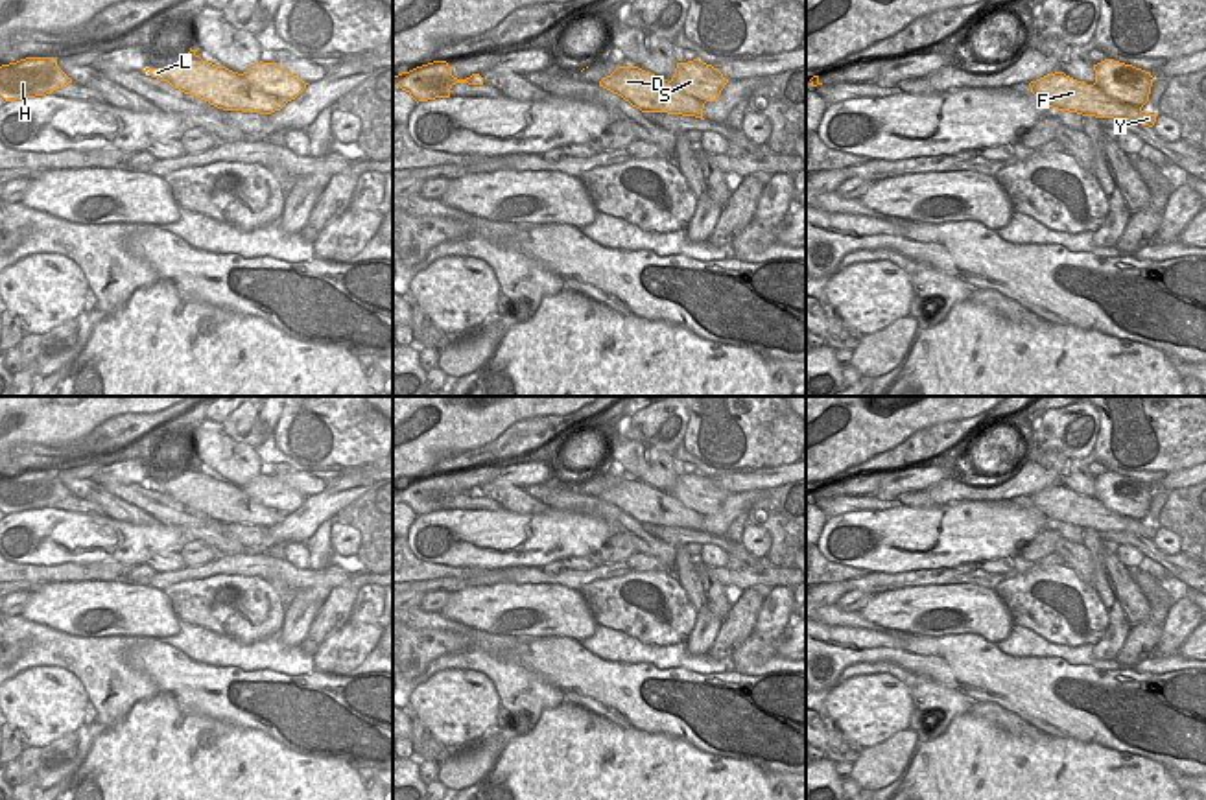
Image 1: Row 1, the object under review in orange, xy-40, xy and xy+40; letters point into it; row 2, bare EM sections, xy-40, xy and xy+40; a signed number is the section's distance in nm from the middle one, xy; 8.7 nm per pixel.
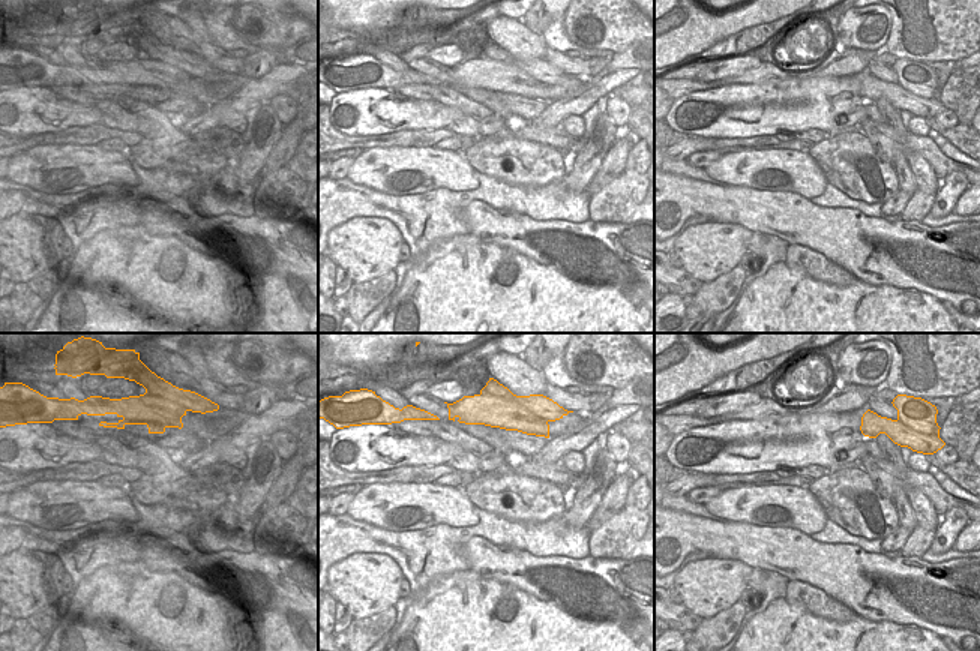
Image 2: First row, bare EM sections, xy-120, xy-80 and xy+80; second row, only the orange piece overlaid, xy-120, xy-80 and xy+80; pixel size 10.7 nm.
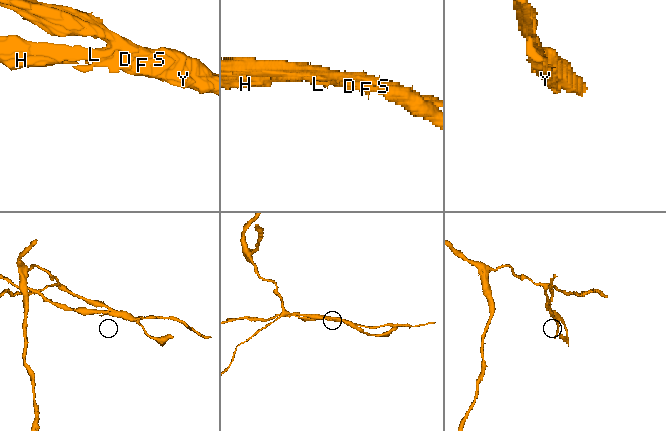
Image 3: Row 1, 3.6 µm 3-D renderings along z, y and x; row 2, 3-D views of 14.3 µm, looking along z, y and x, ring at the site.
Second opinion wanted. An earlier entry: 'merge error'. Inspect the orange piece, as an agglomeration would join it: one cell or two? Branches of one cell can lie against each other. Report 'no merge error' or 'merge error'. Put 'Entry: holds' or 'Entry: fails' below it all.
merge error
Entry: holds

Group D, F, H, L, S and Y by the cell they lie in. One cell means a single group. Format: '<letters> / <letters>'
D F H L Y / S

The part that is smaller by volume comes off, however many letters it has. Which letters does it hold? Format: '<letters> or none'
D, F, H, L, Y

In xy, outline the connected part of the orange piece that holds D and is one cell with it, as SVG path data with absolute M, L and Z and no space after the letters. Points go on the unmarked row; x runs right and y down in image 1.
M618 479L599 500L621 509L642 525L668 525L703 531L704 516L684 507L675 496L638 479Z

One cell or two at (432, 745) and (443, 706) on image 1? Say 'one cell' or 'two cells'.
two cells

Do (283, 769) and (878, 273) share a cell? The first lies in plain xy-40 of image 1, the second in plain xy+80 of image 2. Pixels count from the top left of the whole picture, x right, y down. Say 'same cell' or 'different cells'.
different cells

